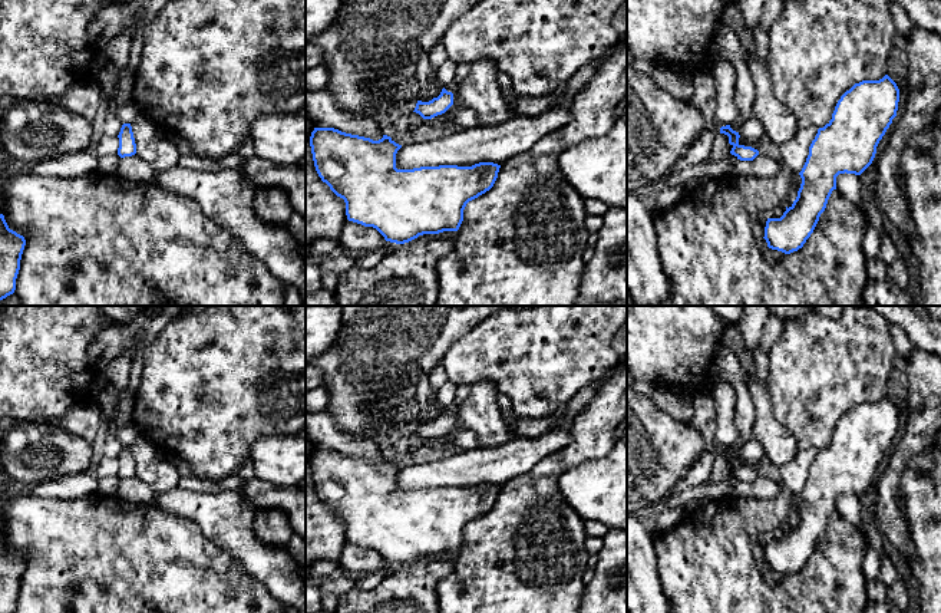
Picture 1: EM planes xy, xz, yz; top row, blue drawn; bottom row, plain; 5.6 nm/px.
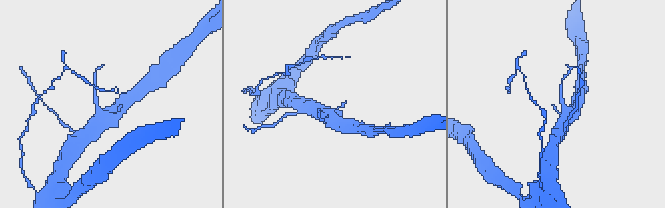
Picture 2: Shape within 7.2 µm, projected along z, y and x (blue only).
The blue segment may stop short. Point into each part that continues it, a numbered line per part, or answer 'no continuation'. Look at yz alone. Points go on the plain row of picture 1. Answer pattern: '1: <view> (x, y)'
no continuation

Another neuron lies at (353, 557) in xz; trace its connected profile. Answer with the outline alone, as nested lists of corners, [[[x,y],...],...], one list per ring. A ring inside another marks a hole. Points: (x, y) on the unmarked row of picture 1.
[[[349,541],[337,561],[340,563],[340,567],[359,573],[376,571],[386,564],[384,558],[376,550],[364,548]]]

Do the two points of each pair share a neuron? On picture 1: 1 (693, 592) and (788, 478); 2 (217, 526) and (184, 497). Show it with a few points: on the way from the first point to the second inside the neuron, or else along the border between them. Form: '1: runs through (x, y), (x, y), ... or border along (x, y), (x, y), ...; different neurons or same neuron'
1: border along (783, 487), (798, 495); different neurons
2: runs through (208, 517), (192, 506); same neuron

